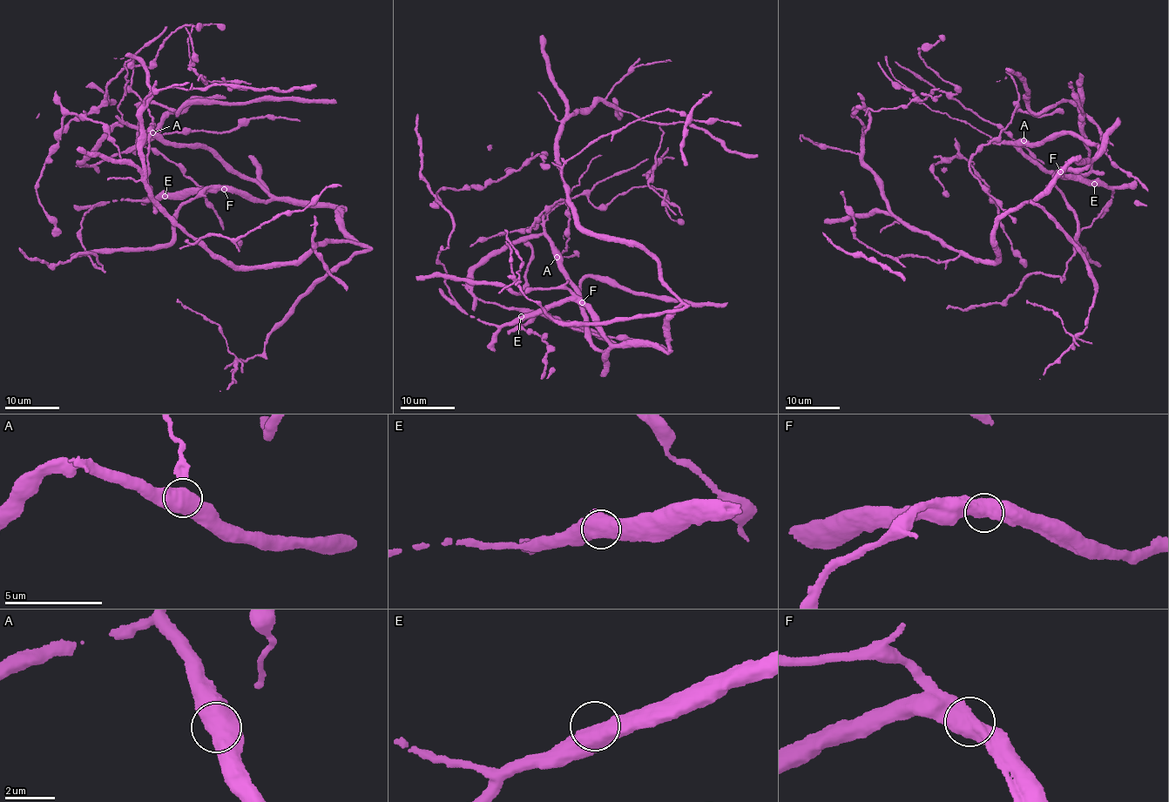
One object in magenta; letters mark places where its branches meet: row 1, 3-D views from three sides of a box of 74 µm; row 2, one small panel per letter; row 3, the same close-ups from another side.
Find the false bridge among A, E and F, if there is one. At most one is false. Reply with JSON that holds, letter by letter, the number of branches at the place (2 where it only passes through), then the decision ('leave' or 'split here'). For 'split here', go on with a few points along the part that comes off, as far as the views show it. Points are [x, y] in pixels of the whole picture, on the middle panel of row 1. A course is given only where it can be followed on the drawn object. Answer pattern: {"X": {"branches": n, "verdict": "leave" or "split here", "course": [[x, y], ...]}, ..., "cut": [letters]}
{"A": {"branches": 2, "verdict": "leave"}, "E": {"branches": 2, "verdict": "leave"}, "F": {"branches": 2, "verdict": "leave"}, "cut": []}

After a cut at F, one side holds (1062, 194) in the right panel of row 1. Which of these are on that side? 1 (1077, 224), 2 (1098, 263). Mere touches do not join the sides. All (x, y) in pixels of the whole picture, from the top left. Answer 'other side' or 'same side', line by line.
1: same side
2: same side

